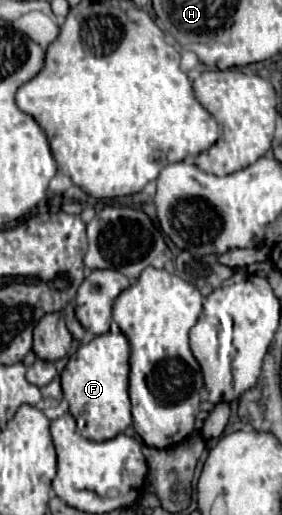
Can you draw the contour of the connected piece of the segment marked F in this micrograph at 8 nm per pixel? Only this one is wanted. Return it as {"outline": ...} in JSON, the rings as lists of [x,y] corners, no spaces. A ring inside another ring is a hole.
{"outline":[[[111,322],[110,331],[95,336],[89,344],[81,344],[69,358],[61,372],[63,396],[69,402],[69,412],[77,420],[79,432],[93,440],[111,440],[131,426],[131,402],[129,402],[129,342],[119,326]]]}

